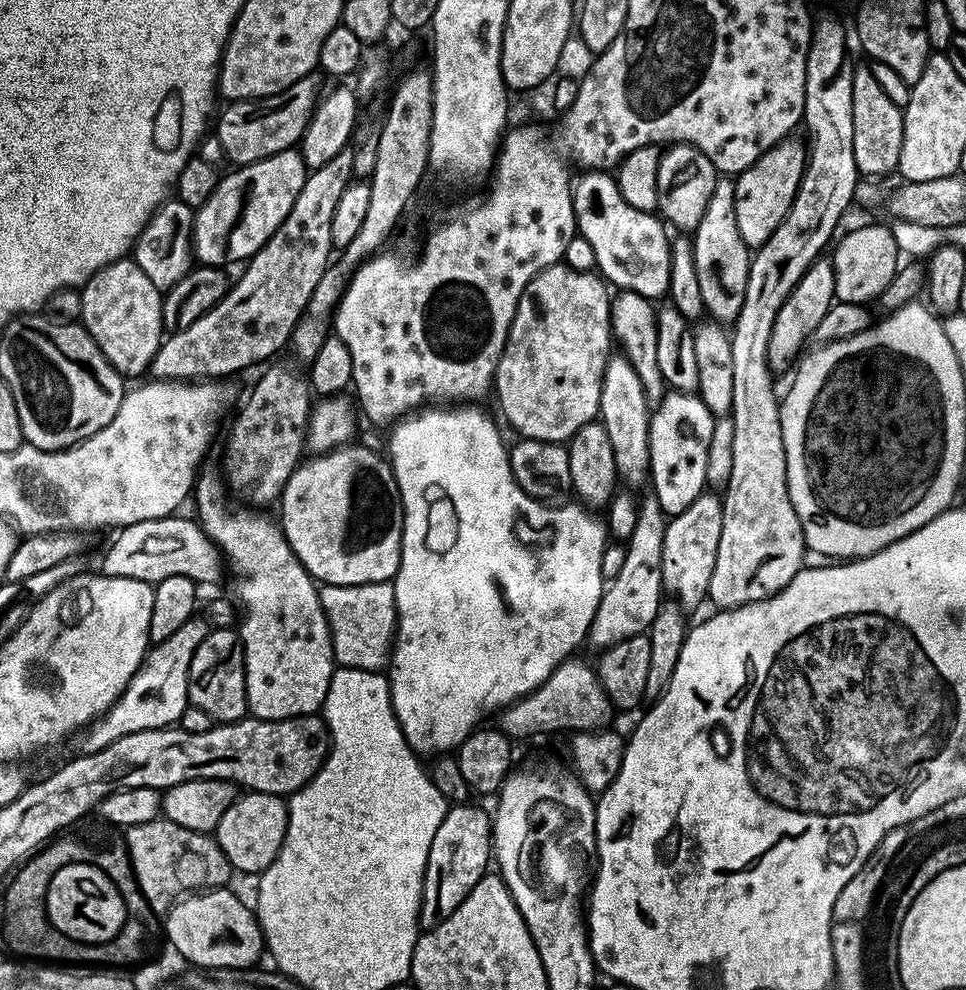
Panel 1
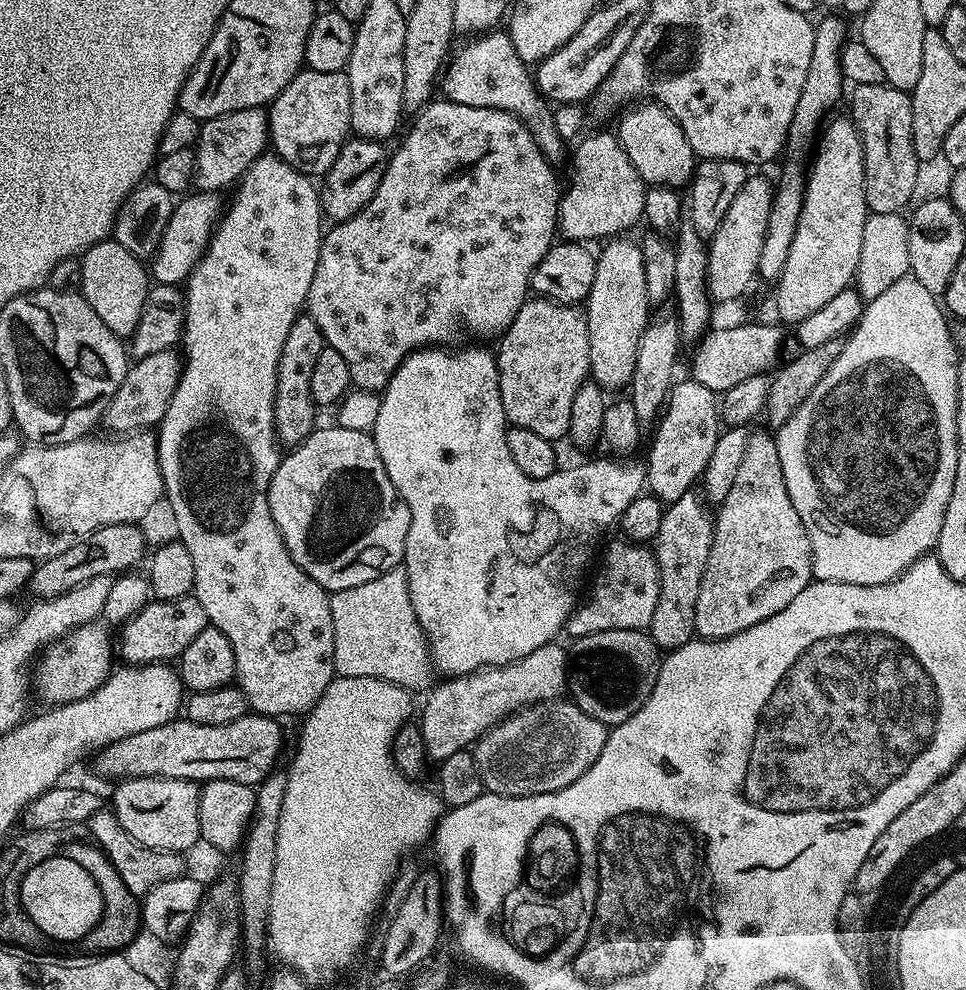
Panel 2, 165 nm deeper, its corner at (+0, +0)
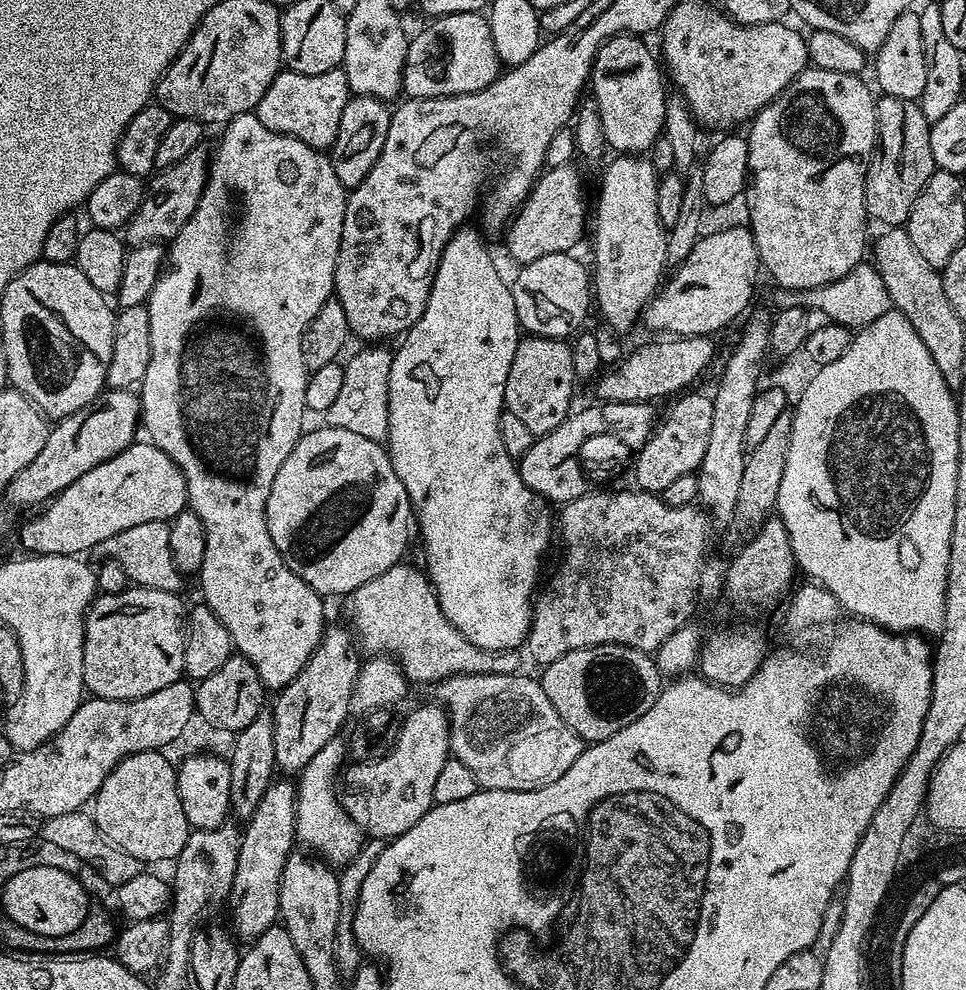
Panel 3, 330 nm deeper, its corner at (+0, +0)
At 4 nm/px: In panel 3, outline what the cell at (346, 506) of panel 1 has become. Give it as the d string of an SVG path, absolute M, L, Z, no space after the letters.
M321 426L321 428L314 429L313 432L308 430L301 435L294 450L290 450L290 458L286 458L286 462L282 462L278 474L274 474L274 482L270 486L270 498L266 498L264 513L266 514L266 526L270 530L270 538L274 538L274 546L282 554L286 566L290 566L290 570L294 570L294 574L298 574L298 578L302 578L302 582L306 582L324 598L328 598L328 595L347 597L349 593L364 583L378 578L380 574L386 574L392 566L405 559L404 551L408 548L408 539L414 536L414 509L406 486L402 486L392 465L392 460L388 457L387 447L379 440L362 438L362 434L353 434L350 430L341 428Z

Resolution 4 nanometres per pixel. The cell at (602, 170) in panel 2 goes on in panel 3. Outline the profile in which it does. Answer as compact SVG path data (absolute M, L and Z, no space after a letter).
M575 163L554 166L541 171L530 194L516 210L507 225L508 252L523 266L546 254L572 252L584 232L584 219L589 219L590 204L584 201L584 184Z

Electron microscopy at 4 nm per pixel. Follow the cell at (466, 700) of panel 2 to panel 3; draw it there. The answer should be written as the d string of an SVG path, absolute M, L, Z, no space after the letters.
M439 703L424 704L421 708L413 710L409 716L403 717L400 733L396 739L396 745L381 760L370 760L367 762L352 762L343 769L342 784L348 787L348 792L360 803L359 819L366 825L369 837L376 837L387 841L389 838L400 836L418 818L422 818L434 806L434 782L438 779L438 773L442 766L450 759L450 734L448 733L448 713L444 711Z

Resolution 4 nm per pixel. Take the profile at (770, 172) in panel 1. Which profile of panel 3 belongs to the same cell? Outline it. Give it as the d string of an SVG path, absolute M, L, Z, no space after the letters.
M724 228L721 232L712 232L701 235L694 250L686 254L686 258L680 264L675 265L676 272L661 283L657 293L648 301L648 307L642 313L642 324L654 331L656 334L671 334L677 336L712 336L723 330L727 324L732 324L736 319L749 311L748 303L752 300L752 291L756 288L756 268L761 267L760 257L756 255L756 243L752 237L752 229Z

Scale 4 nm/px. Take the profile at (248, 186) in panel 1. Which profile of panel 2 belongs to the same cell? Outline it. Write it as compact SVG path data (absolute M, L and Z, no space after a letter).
M199 190L192 193L175 203L165 233L157 244L156 252L150 257L150 276L155 283L183 285L195 270L196 263L204 256L208 243L212 241L212 233L215 232L224 209L223 201L220 202L221 195Z

